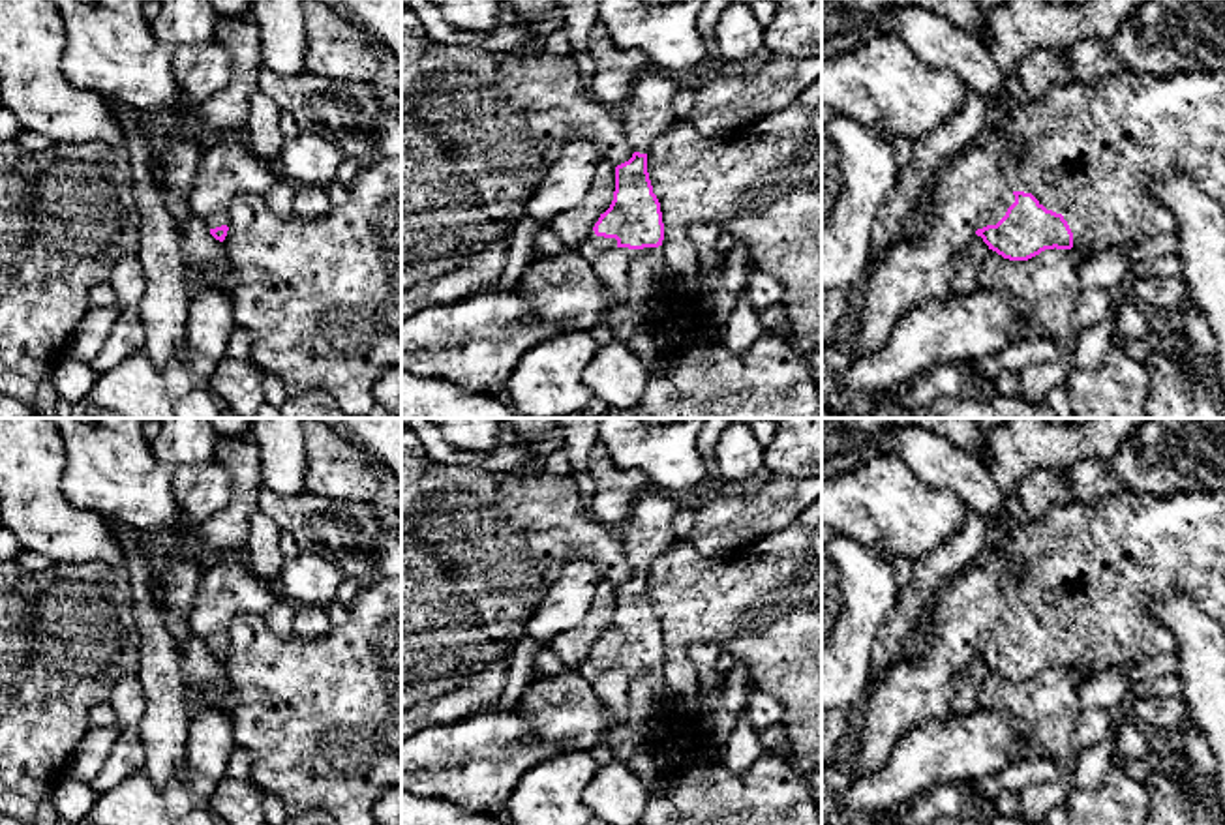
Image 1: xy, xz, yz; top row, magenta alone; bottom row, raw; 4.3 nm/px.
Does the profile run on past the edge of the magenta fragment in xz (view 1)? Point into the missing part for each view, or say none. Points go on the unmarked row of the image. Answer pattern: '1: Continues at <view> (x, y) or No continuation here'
1: Continues at xz (691, 788)

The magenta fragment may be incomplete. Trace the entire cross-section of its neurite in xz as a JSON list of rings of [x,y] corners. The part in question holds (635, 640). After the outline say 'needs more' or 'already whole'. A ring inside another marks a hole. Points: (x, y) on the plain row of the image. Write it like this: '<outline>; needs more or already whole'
[[[655,489],[640,493],[634,501],[630,518],[619,532],[623,553],[634,574],[615,587],[613,621],[580,668],[589,679],[610,668],[621,668],[630,679],[627,714],[619,720],[608,711],[613,720],[602,735],[602,742],[617,761],[628,763],[634,754],[643,752],[658,767],[657,778],[647,784],[649,802],[638,825],[822,825],[822,801],[790,763],[790,758],[764,752],[743,772],[730,772],[722,761],[711,759],[720,748],[698,733],[698,716],[683,718],[675,711],[660,669],[664,643],[649,600],[645,572],[679,540],[672,529],[677,510],[673,495]]]; needs more

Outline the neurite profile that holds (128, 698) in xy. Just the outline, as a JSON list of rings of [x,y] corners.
[[[137,675],[122,677],[111,690],[109,703],[124,731],[137,729],[144,714],[144,690]]]

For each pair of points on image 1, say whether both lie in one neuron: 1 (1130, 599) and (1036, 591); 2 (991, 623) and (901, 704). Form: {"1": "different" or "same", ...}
{"1": "same", "2": "same"}

